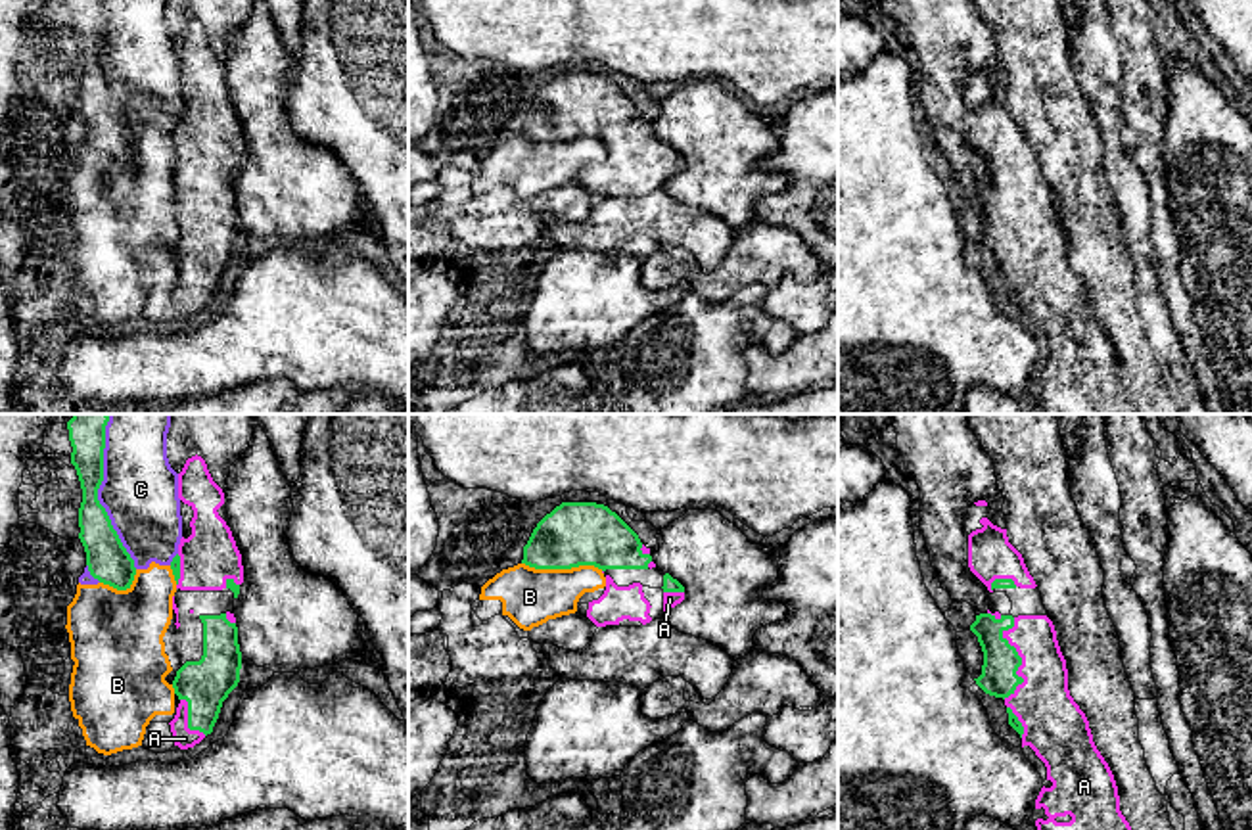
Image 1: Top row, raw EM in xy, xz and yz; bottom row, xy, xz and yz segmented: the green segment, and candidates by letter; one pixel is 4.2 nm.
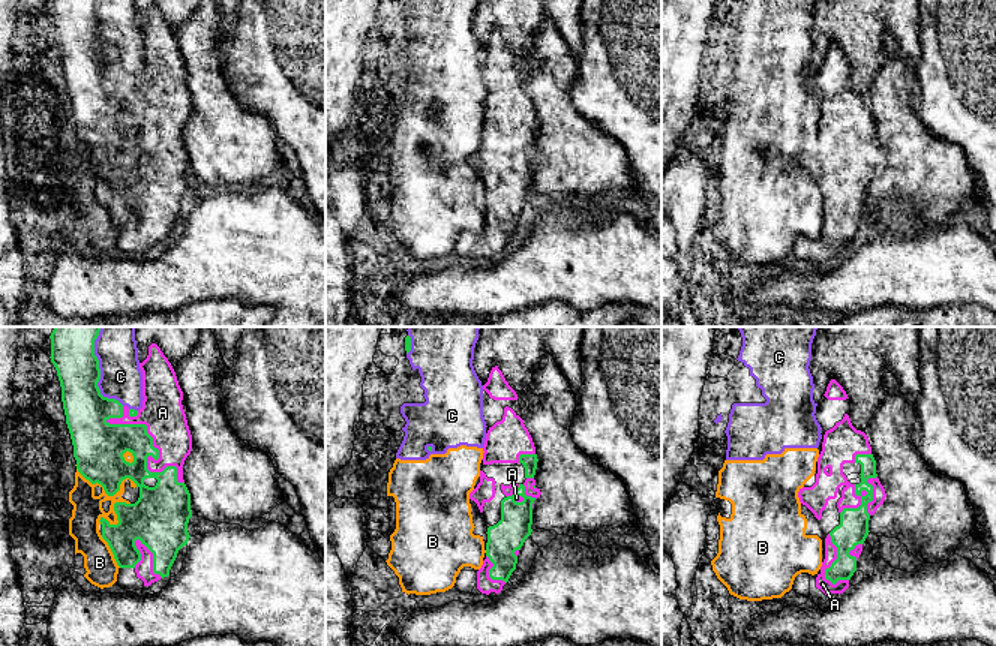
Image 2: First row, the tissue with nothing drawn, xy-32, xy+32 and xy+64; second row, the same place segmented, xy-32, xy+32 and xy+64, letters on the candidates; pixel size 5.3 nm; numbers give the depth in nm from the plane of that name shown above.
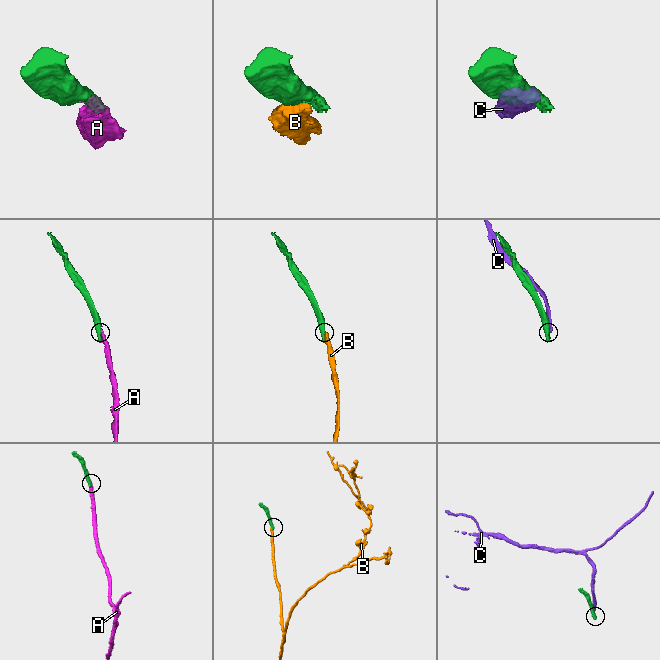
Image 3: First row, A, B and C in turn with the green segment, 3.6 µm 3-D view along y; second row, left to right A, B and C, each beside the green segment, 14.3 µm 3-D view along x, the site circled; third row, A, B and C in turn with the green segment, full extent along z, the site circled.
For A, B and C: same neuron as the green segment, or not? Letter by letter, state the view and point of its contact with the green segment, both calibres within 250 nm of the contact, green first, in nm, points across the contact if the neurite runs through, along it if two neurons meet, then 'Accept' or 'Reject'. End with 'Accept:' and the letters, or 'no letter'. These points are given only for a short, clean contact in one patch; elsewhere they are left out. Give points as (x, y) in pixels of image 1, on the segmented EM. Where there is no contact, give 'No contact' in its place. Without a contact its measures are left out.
A: Touches green at yz (1020, 658). Thickness 150 nm (green) against 240 nm. Accept
B: Touches green at xz (562, 568). Thickness 280 nm (green) against 240 nm. Reject
C: Touches green at xy (96, 491). Thickness 160 nm (green) against 320 nm. Reject
Accept: A

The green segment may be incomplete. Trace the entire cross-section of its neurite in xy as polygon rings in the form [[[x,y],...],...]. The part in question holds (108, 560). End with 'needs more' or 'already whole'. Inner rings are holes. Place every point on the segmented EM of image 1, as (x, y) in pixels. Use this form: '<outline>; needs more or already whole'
[[[73,414],[67,422],[73,447],[71,464],[77,470],[82,489],[79,539],[86,552],[90,575],[117,590],[127,590],[136,575],[134,560],[123,546],[105,508],[98,500],[98,489],[104,481],[107,422],[107,414]]]; already whole

